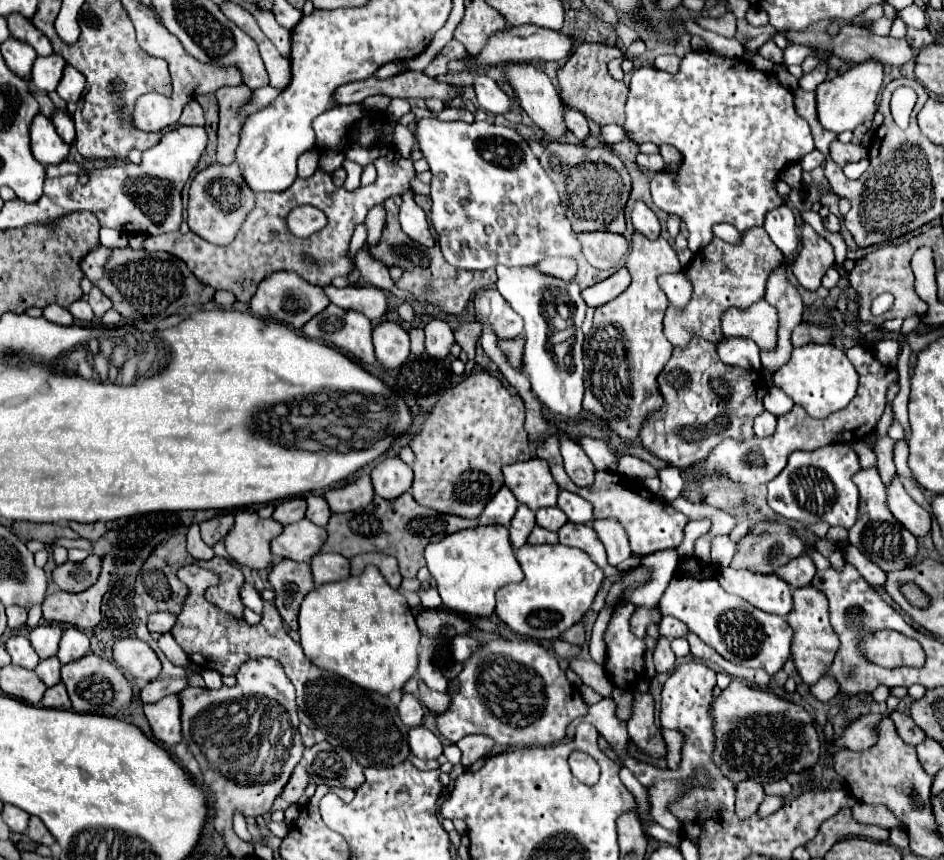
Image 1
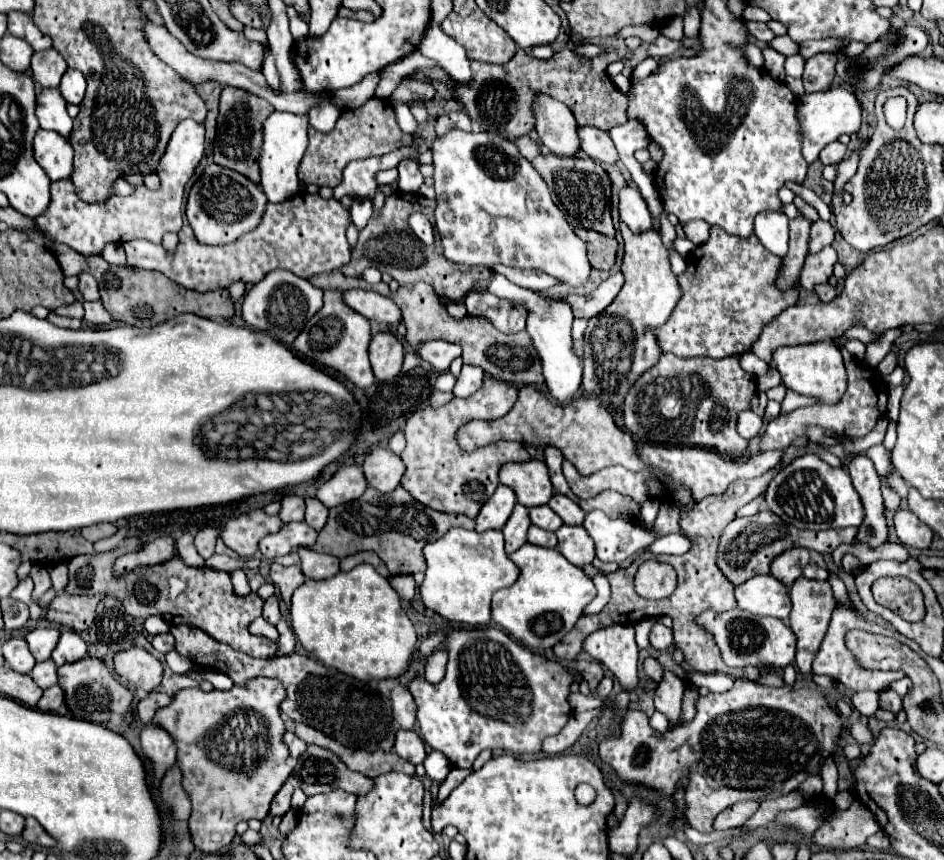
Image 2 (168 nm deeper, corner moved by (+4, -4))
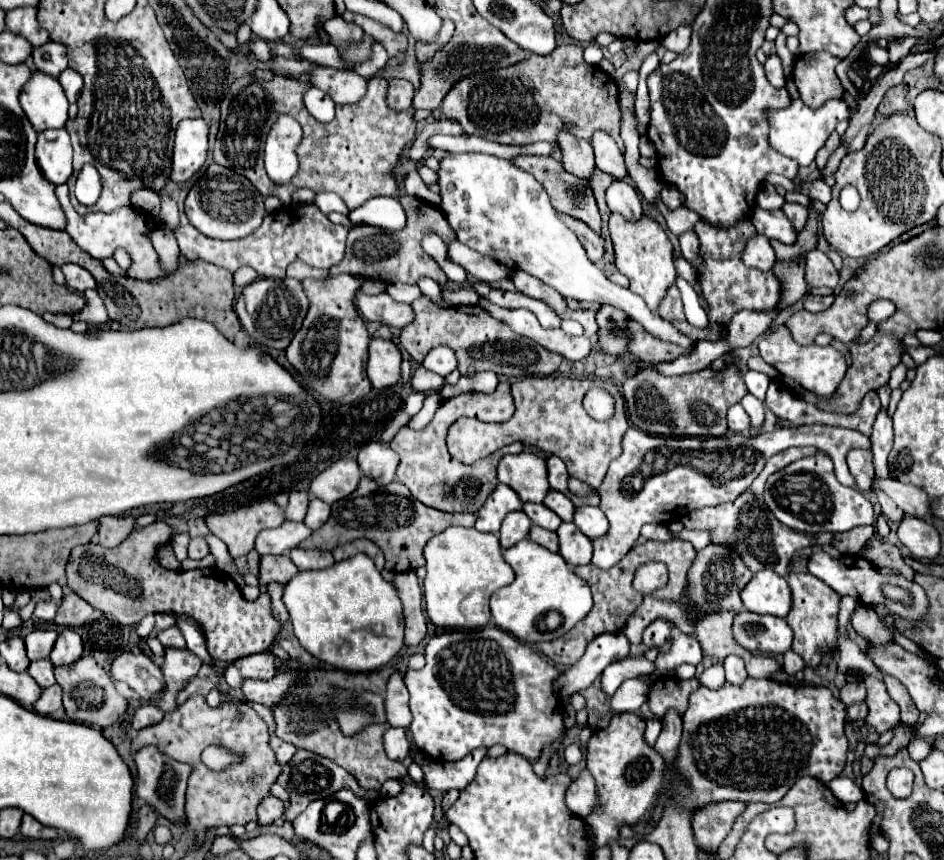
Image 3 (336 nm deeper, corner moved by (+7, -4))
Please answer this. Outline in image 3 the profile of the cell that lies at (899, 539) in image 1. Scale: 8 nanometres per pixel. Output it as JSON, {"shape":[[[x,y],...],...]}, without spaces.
{"shape":[[[852,448],[846,456],[848,460],[848,468],[852,472],[852,476],[856,478],[856,484],[862,492],[870,492],[868,486],[868,478],[872,478],[874,474],[874,462],[872,462],[872,452],[870,450],[856,450]]]}

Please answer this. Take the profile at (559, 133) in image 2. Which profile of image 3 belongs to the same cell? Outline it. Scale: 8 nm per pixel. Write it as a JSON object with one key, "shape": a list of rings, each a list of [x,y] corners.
{"shape":[[[570,132],[558,134],[558,146],[562,150],[562,164],[564,168],[578,176],[578,178],[592,178],[596,164],[594,164],[594,152],[590,142],[580,140],[572,136]]]}

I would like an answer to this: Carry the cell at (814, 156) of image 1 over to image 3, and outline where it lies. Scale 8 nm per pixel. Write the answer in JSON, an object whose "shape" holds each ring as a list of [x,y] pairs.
{"shape":[[[794,100],[788,108],[768,112],[768,144],[782,156],[796,160],[800,166],[808,166],[810,162],[814,162],[814,156],[824,146],[828,134],[832,134],[836,124],[846,118],[850,118],[850,110],[842,100],[828,100],[824,106],[816,110],[804,106],[804,102],[800,100]]]}

